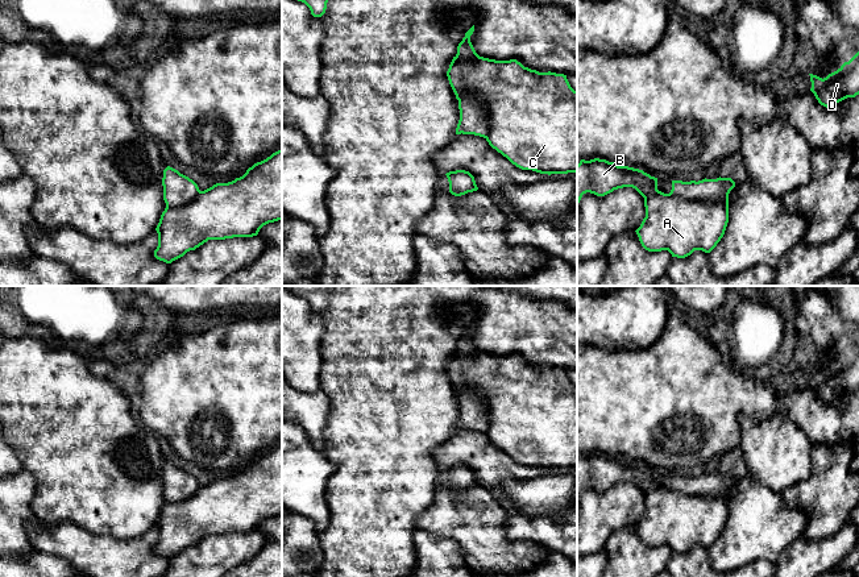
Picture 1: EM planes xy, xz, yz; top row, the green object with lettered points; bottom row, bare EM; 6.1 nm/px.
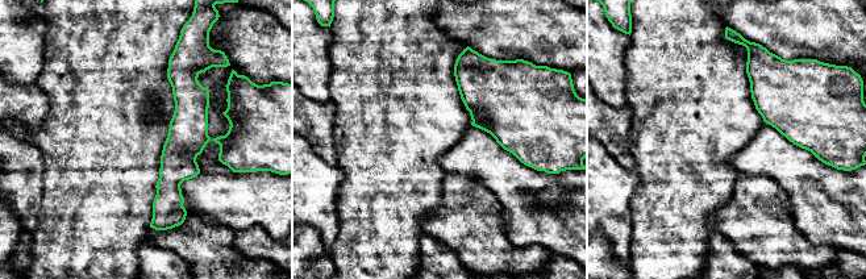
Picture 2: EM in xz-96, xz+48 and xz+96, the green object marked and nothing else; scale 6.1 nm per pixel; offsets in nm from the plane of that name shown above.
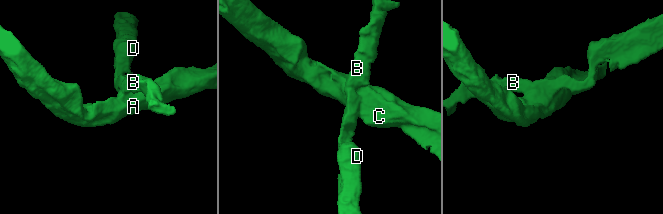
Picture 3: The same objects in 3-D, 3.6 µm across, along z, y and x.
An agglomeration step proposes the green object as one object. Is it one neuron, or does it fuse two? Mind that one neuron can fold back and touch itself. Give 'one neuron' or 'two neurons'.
two neurons

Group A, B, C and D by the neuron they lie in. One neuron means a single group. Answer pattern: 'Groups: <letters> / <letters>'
Groups: A C / B D

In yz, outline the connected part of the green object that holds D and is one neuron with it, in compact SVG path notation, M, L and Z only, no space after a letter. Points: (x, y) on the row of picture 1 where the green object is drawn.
M859 51L826 78L809 74L812 88L818 103L826 108L859 95Z

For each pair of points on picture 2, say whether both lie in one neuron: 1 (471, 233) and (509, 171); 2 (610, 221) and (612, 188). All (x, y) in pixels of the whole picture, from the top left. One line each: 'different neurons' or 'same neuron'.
1: different neurons
2: same neuron

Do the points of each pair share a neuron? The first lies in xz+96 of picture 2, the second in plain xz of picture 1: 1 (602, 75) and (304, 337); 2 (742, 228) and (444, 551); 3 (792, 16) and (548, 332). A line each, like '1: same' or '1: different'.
1: same
2: different
3: same

